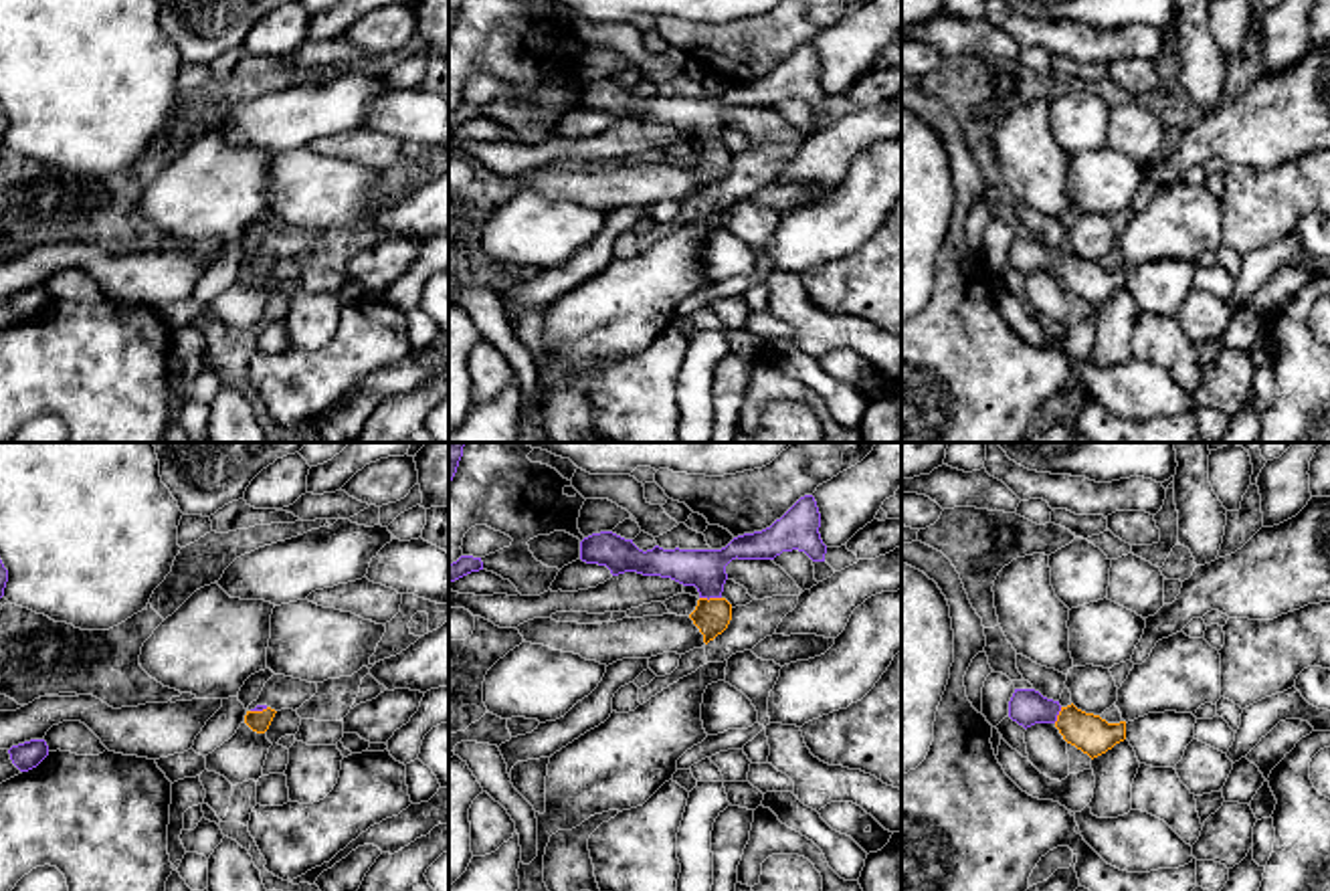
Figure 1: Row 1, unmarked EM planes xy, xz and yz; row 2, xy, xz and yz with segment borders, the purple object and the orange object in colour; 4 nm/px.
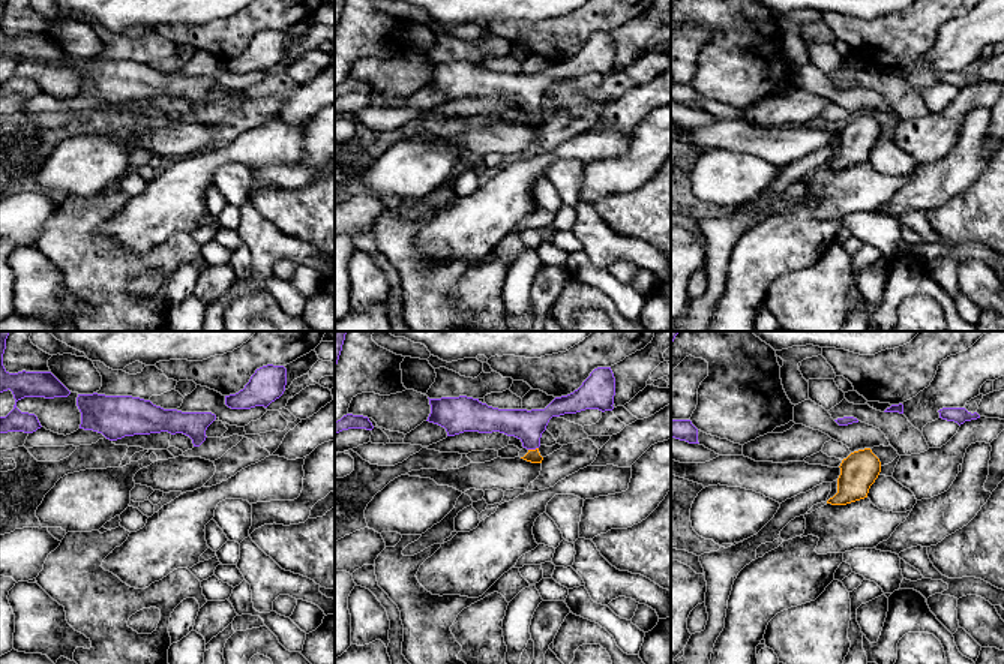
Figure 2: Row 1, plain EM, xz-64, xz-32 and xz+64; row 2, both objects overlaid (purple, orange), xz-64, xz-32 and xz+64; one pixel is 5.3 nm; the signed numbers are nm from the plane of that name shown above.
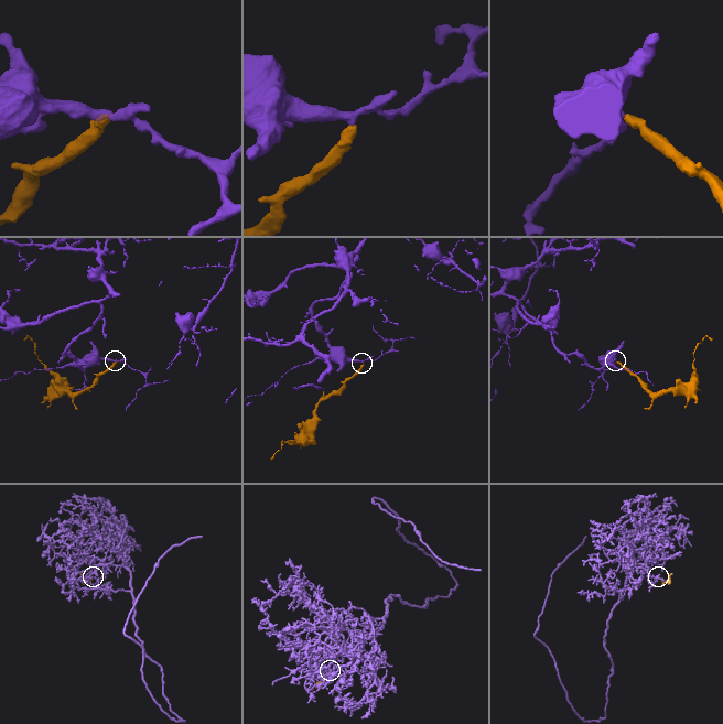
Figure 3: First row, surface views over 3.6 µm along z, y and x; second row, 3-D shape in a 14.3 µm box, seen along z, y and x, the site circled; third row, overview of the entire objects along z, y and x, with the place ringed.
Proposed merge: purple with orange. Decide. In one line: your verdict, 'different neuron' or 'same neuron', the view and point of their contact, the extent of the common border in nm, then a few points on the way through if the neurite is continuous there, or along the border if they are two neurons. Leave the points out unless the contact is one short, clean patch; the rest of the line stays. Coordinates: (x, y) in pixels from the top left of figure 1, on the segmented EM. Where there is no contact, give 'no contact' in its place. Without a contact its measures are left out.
same neuron | xz (710, 597) | 90 nm | across xz (704, 568), (710, 580), (710, 597), (712, 617)

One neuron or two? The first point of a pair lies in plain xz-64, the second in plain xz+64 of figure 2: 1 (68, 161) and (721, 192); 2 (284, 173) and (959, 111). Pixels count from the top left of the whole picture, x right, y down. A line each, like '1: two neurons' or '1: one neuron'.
1: one neuron
2: two neurons

